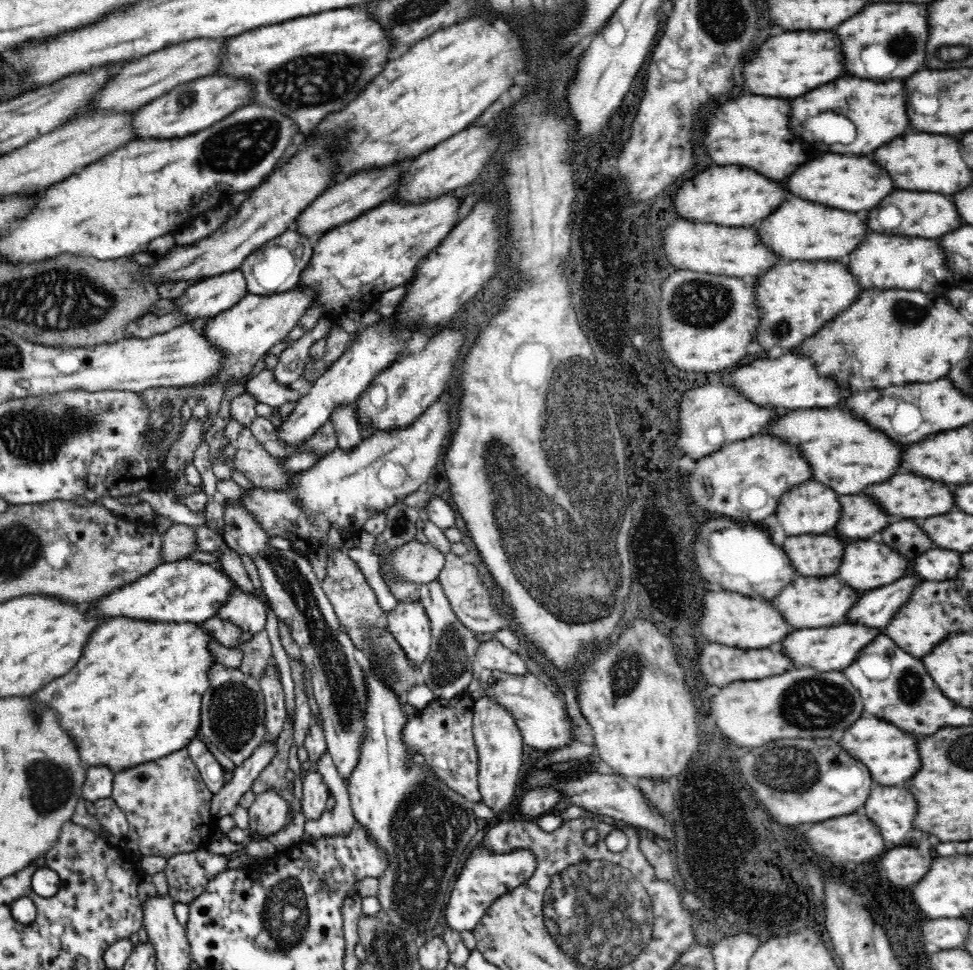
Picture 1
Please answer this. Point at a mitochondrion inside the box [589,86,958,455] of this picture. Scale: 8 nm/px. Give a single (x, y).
(696, 304)

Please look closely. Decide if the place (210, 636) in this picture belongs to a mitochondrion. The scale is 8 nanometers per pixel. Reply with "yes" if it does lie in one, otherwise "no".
no

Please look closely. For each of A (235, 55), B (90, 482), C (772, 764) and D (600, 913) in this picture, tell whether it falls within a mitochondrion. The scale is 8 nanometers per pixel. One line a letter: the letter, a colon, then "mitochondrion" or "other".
A: other
B: other
C: mitochondrion
D: mitochondrion

